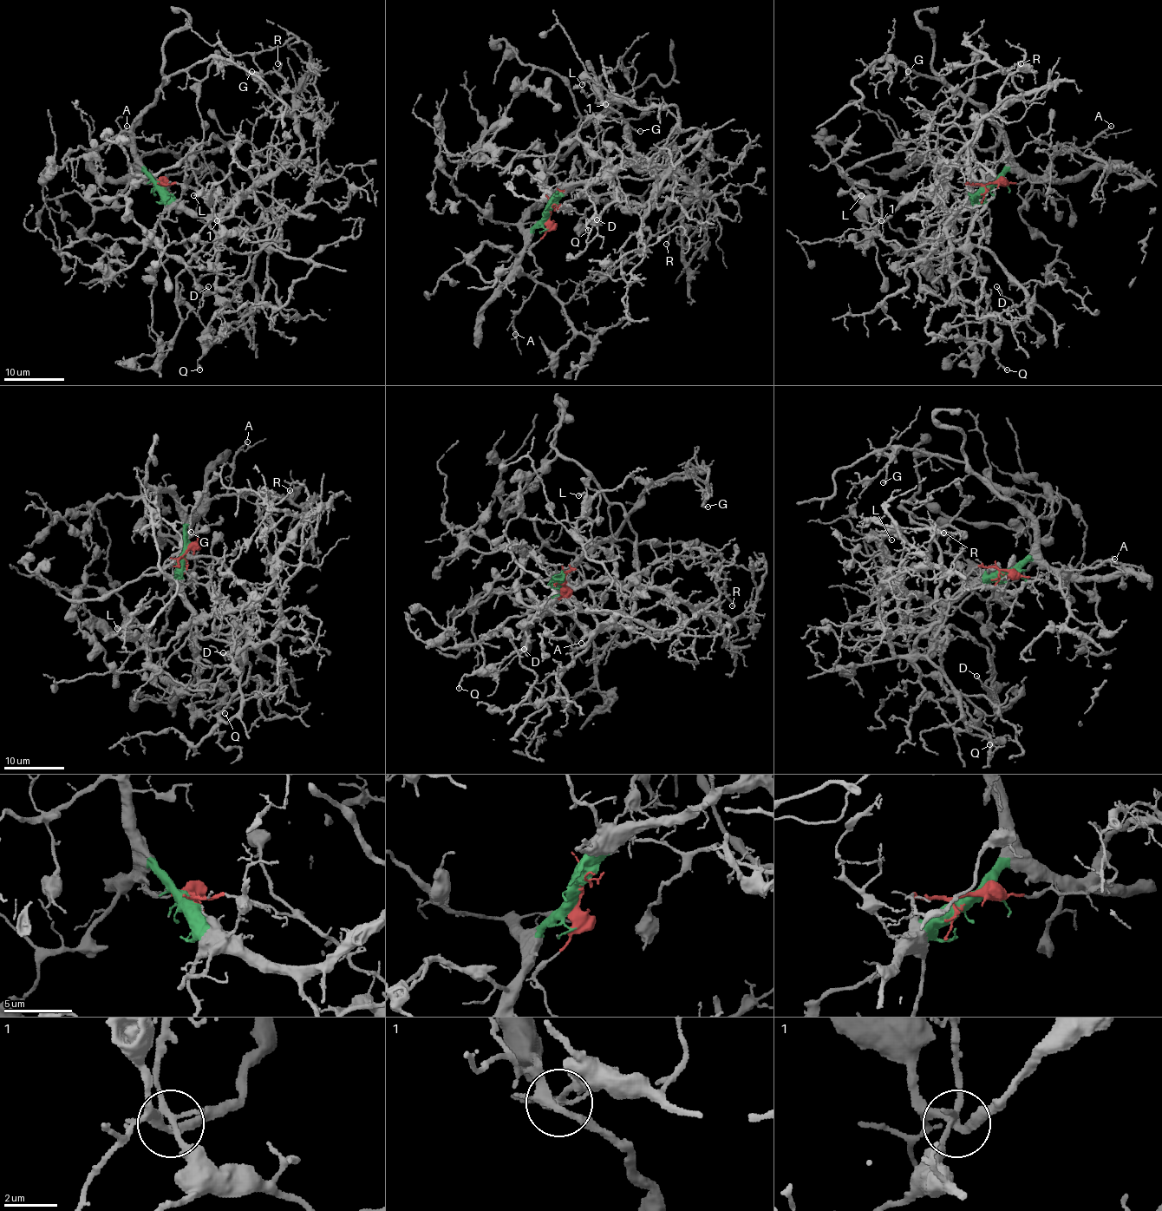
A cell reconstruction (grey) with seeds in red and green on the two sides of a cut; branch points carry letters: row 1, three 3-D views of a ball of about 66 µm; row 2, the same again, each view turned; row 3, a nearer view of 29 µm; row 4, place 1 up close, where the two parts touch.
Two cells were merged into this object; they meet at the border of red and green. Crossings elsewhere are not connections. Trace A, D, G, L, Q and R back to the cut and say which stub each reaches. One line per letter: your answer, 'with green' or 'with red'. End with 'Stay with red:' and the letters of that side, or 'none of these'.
A: with green
D: with green
G: with green
L: with green
Q: with green
R: with green
Stay with red: none of these

